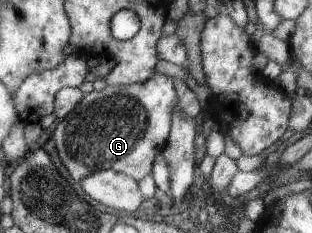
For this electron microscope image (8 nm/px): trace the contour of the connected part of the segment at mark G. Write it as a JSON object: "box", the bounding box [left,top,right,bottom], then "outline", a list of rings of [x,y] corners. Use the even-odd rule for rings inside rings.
{"box":[51,72,176,182],"outline":[[[155,72],[151,79],[147,81],[143,81],[143,83],[134,83],[128,86],[105,86],[105,88],[94,91],[92,90],[89,93],[84,94],[79,103],[71,109],[65,117],[61,118],[61,121],[57,123],[55,128],[53,129],[53,133],[51,133],[51,137],[53,138],[53,143],[55,144],[55,149],[58,153],[58,157],[63,163],[63,167],[67,169],[69,175],[75,179],[75,181],[79,181],[79,179],[83,179],[83,177],[87,177],[87,173],[95,173],[95,171],[101,171],[101,169],[111,169],[114,172],[119,172],[131,177],[136,182],[139,181],[145,175],[151,173],[151,162],[153,161],[153,157],[157,155],[163,149],[163,146],[166,142],[166,137],[168,136],[171,124],[171,112],[176,102],[175,90],[173,90],[173,81],[171,81],[171,77],[165,76],[158,72]]]}

